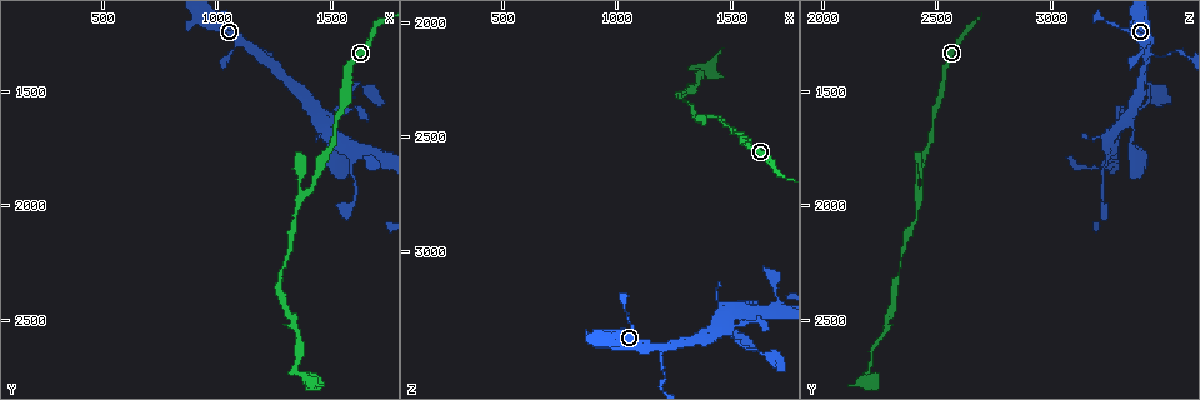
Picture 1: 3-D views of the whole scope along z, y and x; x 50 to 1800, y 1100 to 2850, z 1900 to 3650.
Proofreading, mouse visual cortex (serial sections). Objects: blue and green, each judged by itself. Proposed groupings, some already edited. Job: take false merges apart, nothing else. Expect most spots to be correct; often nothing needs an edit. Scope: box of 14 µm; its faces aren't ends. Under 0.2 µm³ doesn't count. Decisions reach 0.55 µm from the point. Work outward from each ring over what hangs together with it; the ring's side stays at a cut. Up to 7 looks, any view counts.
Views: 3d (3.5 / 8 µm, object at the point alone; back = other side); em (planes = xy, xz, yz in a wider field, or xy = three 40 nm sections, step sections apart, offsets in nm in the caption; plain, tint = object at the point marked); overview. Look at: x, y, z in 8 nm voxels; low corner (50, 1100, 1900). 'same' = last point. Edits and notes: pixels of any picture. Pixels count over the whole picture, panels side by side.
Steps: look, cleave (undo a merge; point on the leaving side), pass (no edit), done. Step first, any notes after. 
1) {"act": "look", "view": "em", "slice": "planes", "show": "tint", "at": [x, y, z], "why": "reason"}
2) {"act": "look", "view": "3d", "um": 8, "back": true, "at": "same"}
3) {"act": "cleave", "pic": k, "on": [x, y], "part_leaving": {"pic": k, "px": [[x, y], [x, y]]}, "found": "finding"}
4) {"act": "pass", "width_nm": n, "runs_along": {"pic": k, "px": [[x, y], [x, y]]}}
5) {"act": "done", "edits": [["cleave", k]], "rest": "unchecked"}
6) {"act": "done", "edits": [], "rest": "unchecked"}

{"act": "look", "view": "3d", "um": 3.5, "at": [1200, 1350, 3430], "why": "calibre changes"}

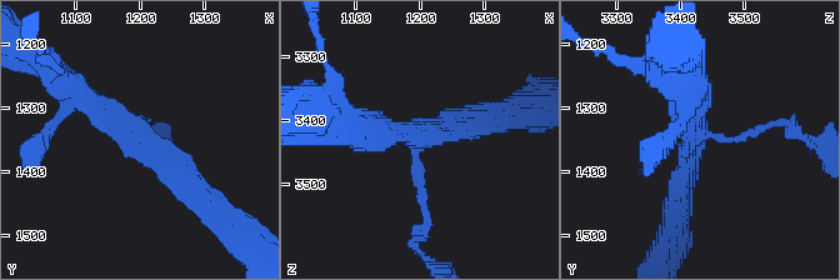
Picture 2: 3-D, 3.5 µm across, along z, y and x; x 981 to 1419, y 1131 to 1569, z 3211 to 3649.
{"act": "look", "view": "em", "slice": "xy", "step": 2, "show": "tint", "at": [1185, 1340, 3425], "why": "shape alone is not enough"}

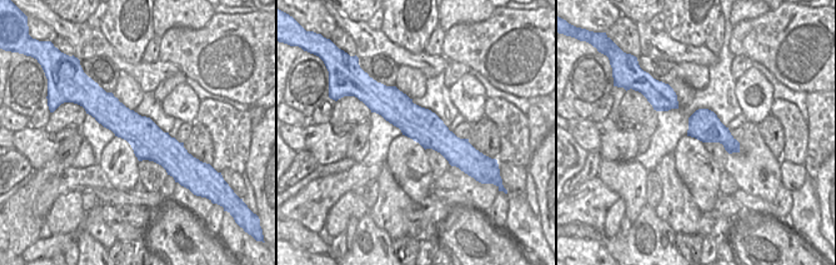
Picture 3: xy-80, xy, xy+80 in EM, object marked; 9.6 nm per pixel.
{"act": "pass", "arm_widths_nm": [150, 250, 350], "found": "one cell here"}

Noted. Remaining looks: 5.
{"act": "look", "view": "3d", "um": 3.5, "at": [1450, 1620, 3330], "why": "four arms meet"}

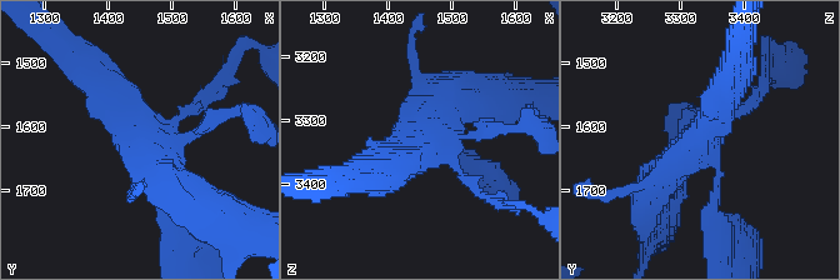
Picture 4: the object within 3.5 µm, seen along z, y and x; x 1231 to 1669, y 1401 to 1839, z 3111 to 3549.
{"act": "pass", "runs_along": {"pic": 4, "px": [[101, 78], [190, 200]]}, "found": "one cell here"}

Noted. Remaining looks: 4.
{"act": "look", "view": "3d", "um": 3.5, "at": [1350, 2690, 2220]}

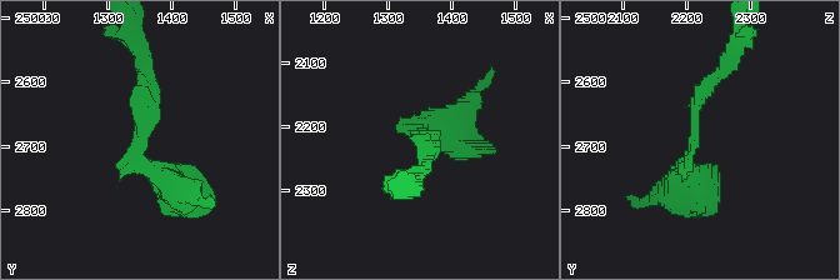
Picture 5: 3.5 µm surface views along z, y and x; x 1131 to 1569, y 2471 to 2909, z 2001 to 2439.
{"act": "cleave", "pic": 5, "on": [696, 201], "part_leaving": {"pic": 5, "px": [[143, 160], [185, 203], [215, 203]]}, "found": "two cells meet here"}

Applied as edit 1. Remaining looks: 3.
{"act": "done", "edits": [["cleave", 5]], "rest": "unchecked"}

